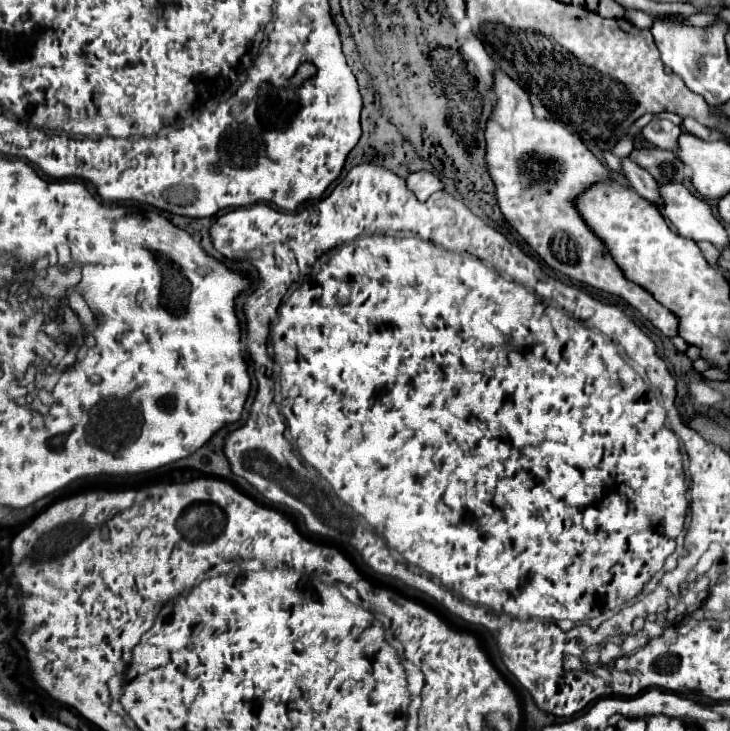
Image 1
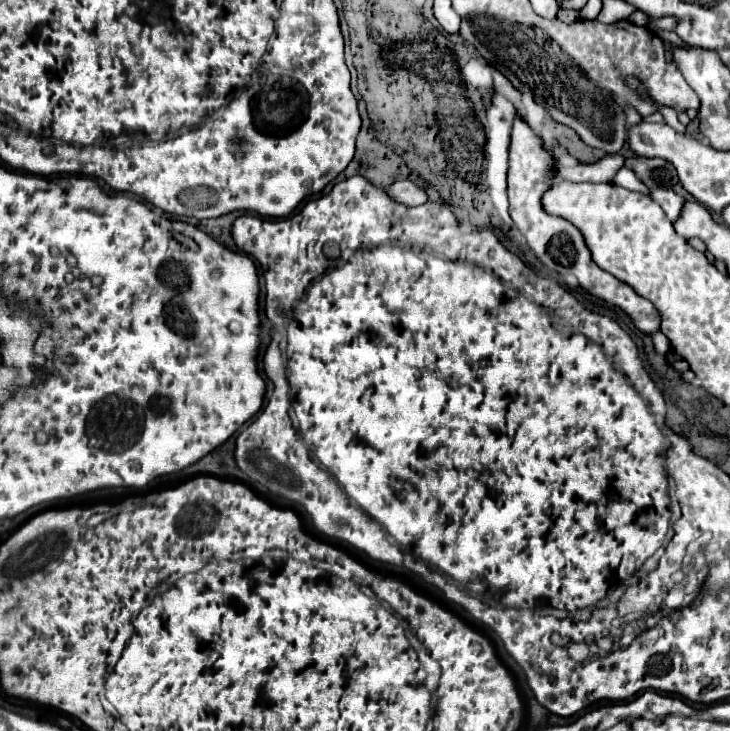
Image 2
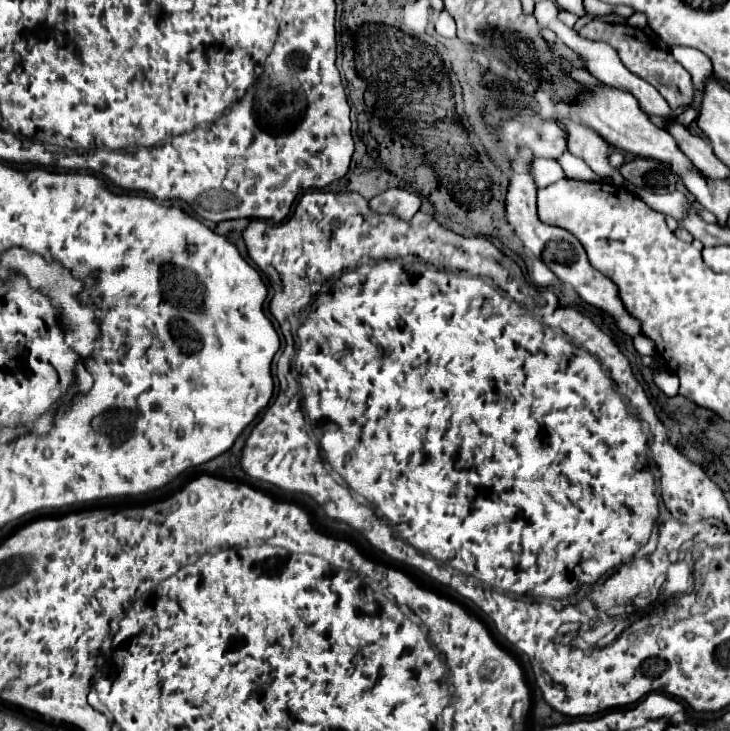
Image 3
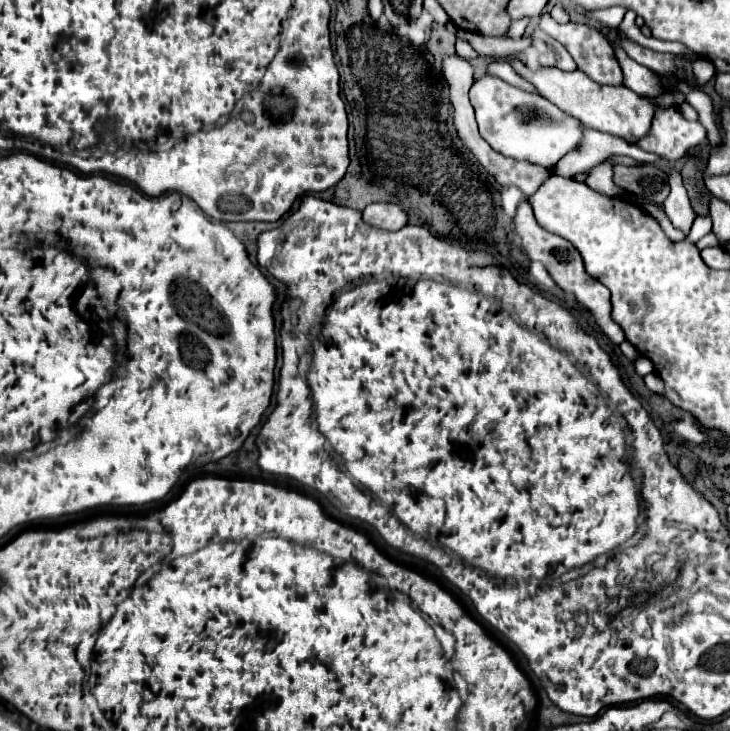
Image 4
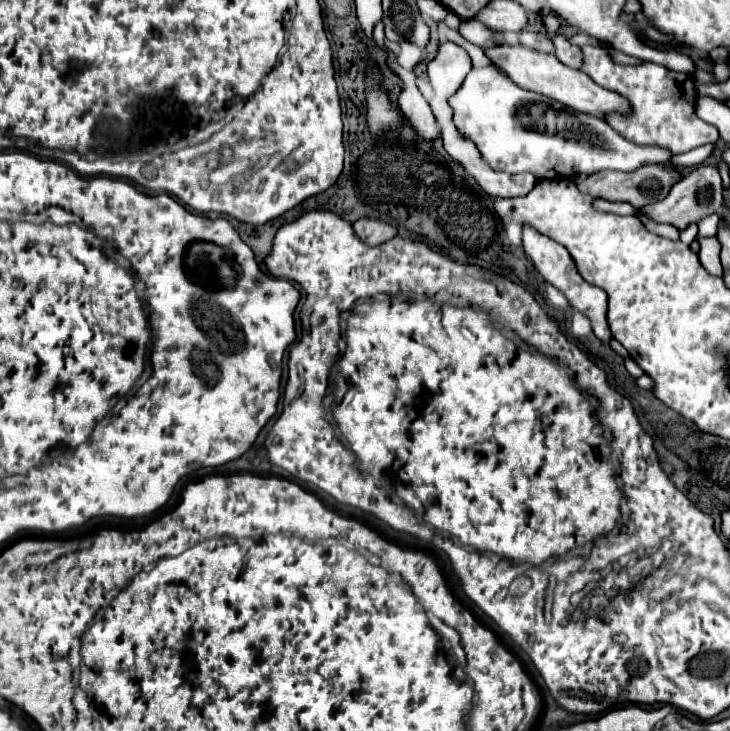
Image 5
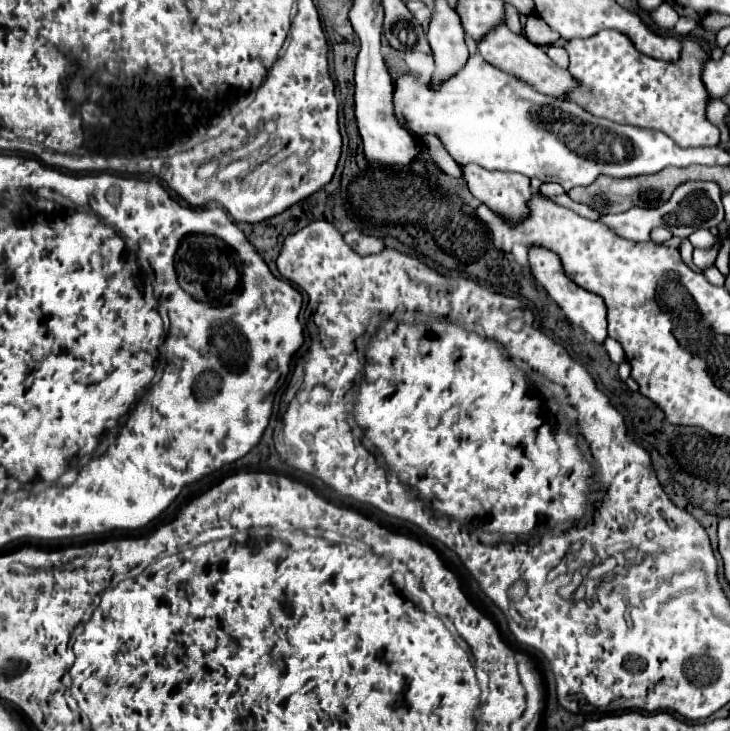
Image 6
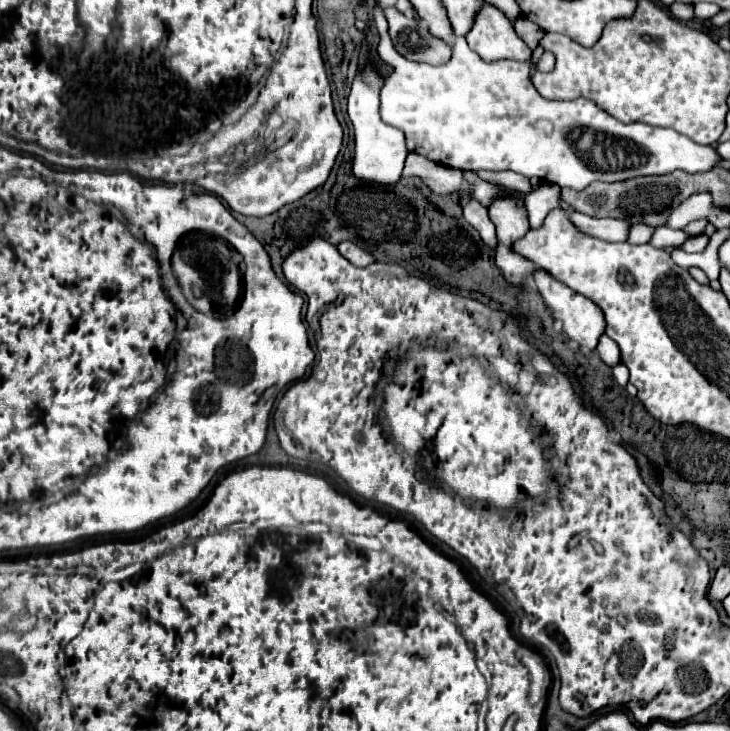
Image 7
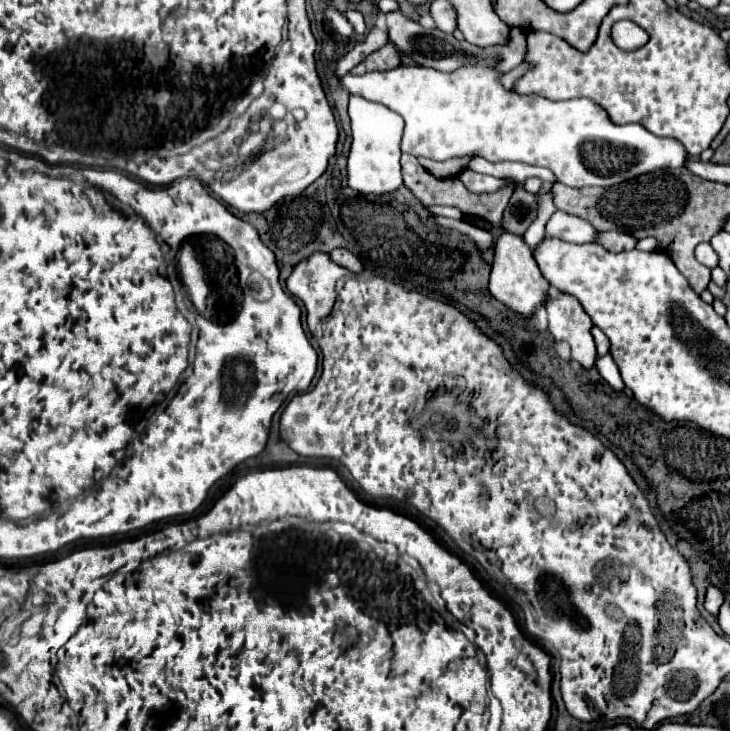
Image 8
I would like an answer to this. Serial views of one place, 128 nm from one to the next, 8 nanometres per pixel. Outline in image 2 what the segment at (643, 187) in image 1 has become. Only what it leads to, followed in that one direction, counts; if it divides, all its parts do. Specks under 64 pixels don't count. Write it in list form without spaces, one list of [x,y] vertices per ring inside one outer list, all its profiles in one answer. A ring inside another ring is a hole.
[[[660,188],[660,190],[652,190],[652,198],[662,206],[662,210],[666,212],[666,216],[668,216],[670,222],[676,222],[682,216],[686,200],[682,196],[678,196],[676,192]]]

